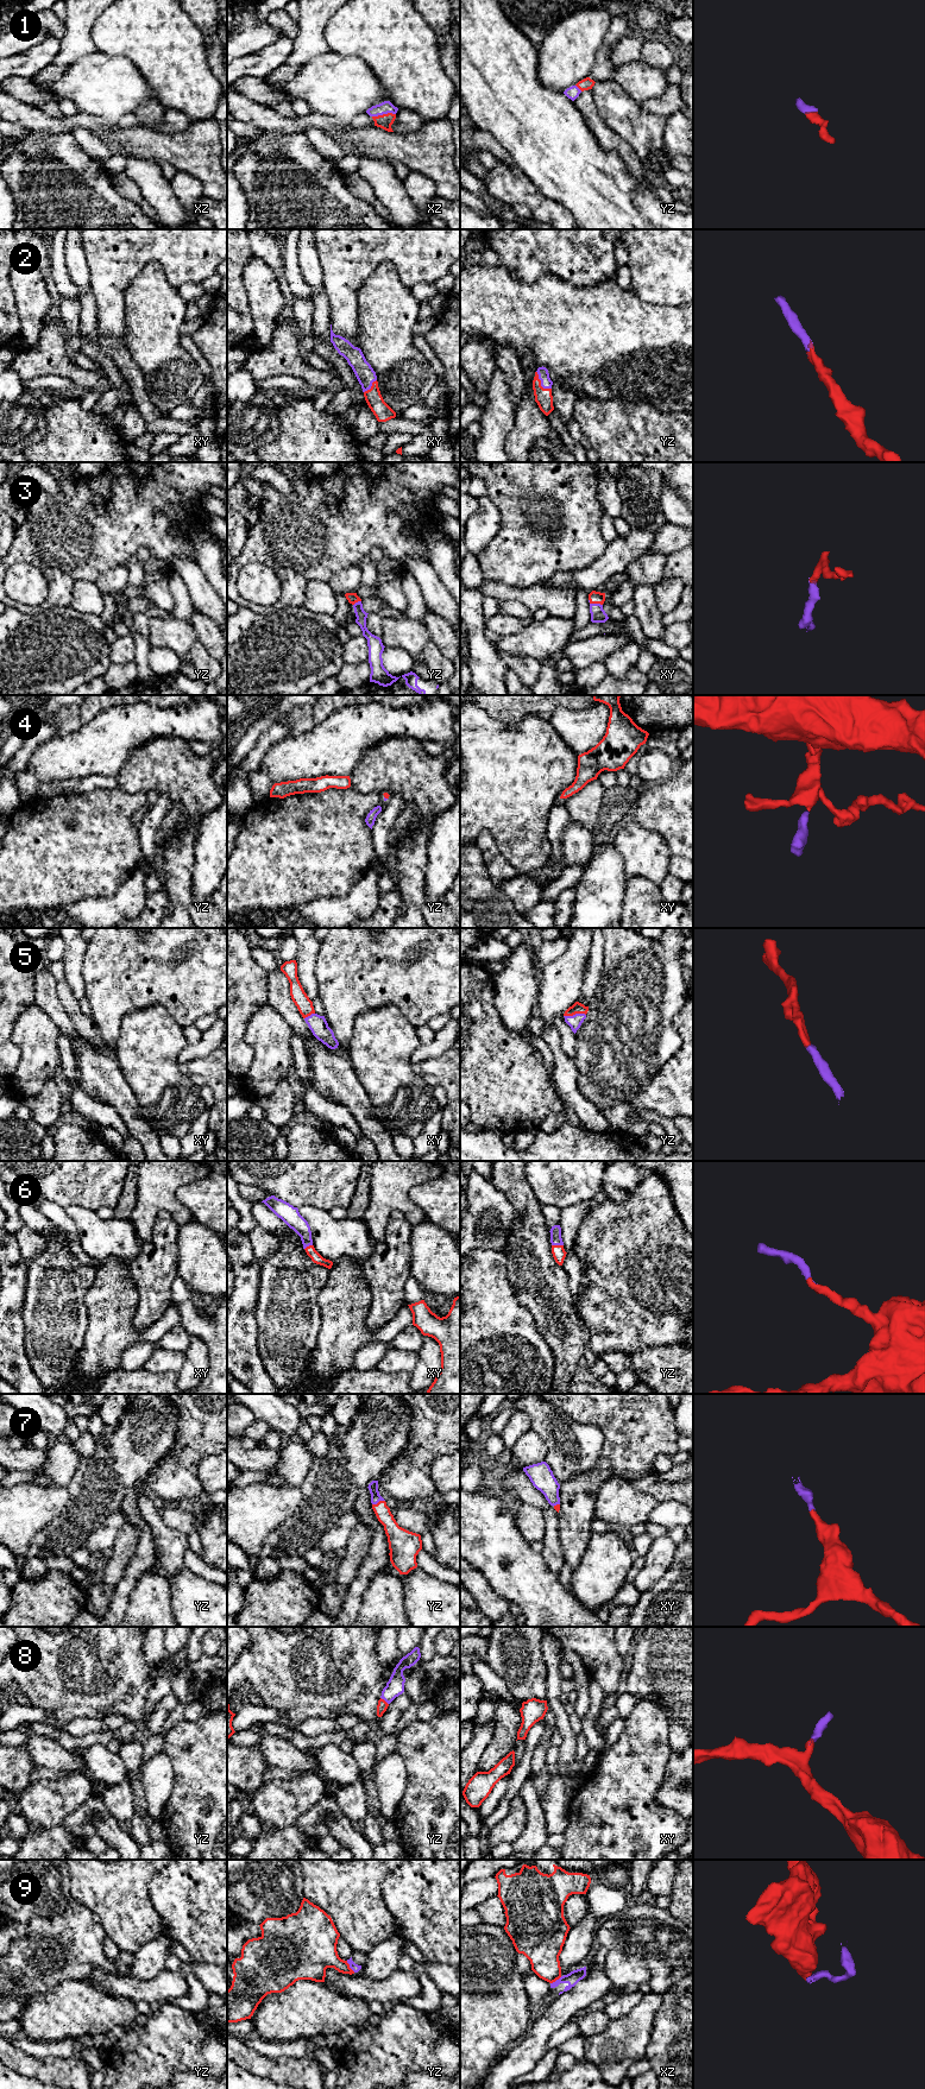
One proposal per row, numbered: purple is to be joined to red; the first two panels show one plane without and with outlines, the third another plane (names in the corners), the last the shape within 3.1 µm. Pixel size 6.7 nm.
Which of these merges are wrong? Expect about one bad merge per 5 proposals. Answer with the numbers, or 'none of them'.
9

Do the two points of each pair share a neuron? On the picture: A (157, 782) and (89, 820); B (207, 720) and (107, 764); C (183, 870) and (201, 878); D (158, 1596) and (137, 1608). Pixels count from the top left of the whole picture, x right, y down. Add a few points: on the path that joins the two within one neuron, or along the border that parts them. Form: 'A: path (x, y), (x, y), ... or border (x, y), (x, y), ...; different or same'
A: border (118, 786), (131, 793), (149, 794); different
B: path (182, 723), (148, 723), (131, 739); same
C: border (194, 846), (192, 887); different
D: path (153, 1600), (145, 1608), (142, 1608); same

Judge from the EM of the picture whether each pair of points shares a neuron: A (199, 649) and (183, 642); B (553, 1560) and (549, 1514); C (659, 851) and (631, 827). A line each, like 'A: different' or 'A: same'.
A: different
B: same
C: same

